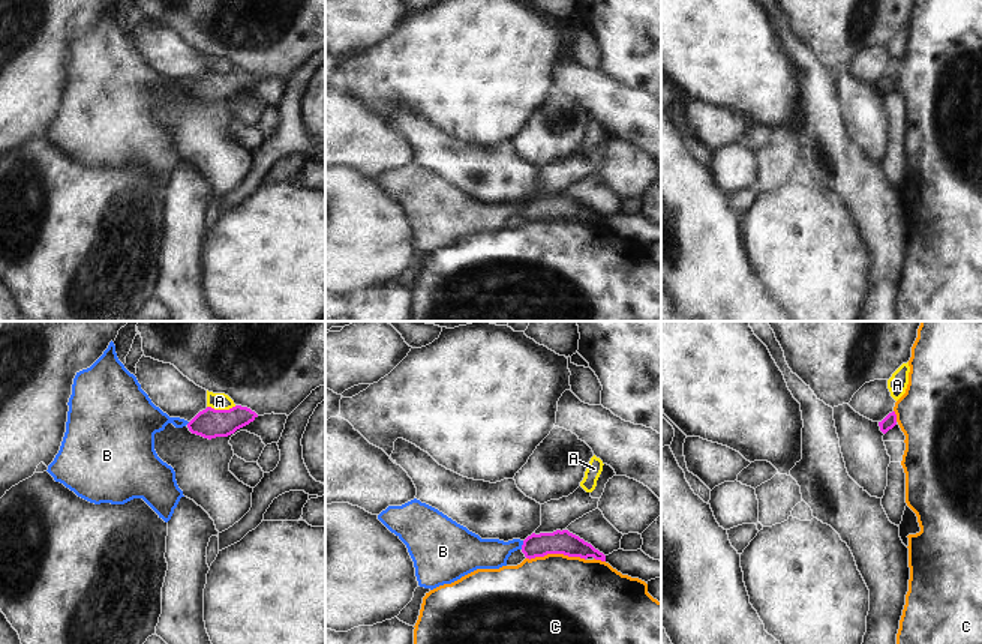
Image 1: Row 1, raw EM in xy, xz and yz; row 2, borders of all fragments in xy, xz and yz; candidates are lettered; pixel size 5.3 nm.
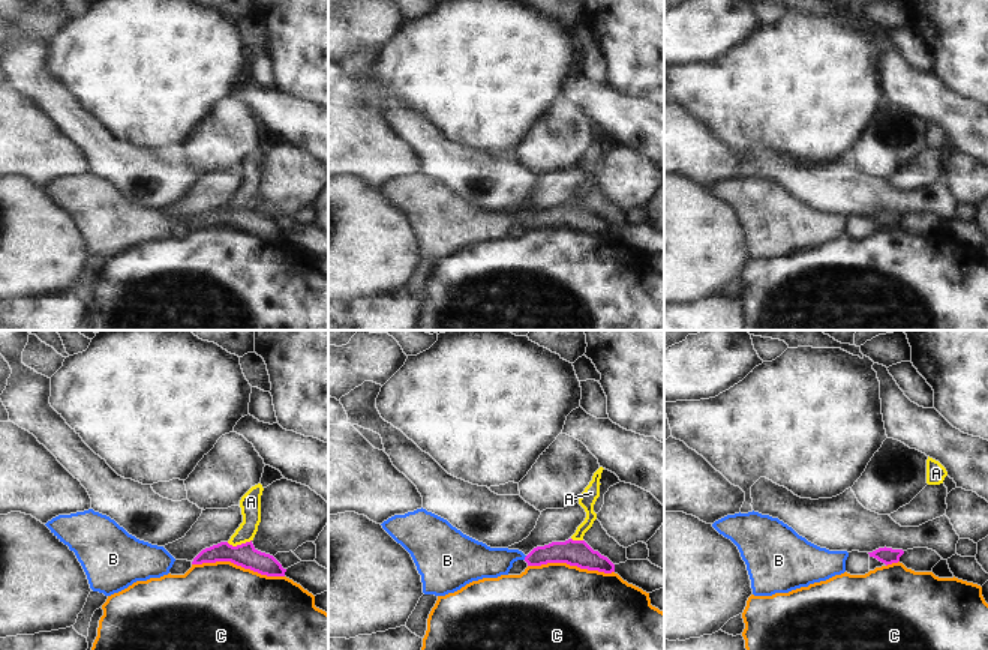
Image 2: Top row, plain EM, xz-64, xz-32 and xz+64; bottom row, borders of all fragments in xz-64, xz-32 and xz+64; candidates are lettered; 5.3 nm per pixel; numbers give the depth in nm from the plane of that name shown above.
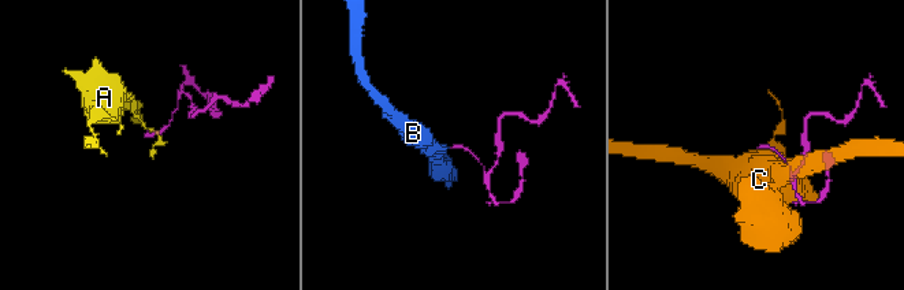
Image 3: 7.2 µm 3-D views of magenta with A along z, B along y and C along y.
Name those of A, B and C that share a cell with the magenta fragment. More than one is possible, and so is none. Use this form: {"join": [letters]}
{"join": ["B"]}

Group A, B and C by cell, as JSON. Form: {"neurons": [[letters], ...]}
{"neurons": [["A"], ["B"], ["C"]]}

